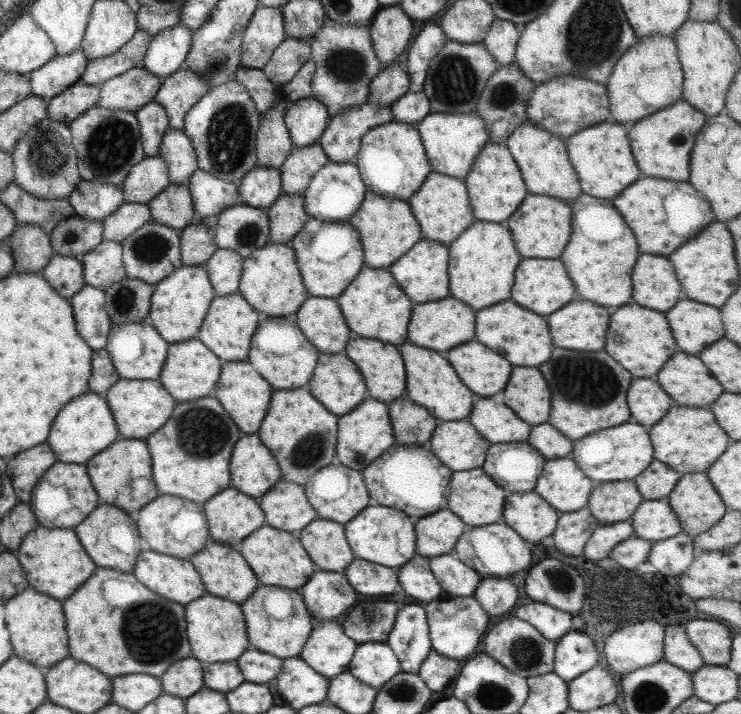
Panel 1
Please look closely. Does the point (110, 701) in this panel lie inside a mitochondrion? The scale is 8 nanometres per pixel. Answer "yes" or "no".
no

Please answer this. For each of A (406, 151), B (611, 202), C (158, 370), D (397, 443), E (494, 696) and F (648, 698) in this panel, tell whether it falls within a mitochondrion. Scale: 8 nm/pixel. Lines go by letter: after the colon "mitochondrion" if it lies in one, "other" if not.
A: other
B: other
C: other
D: other
E: mitochondrion
F: mitochondrion

